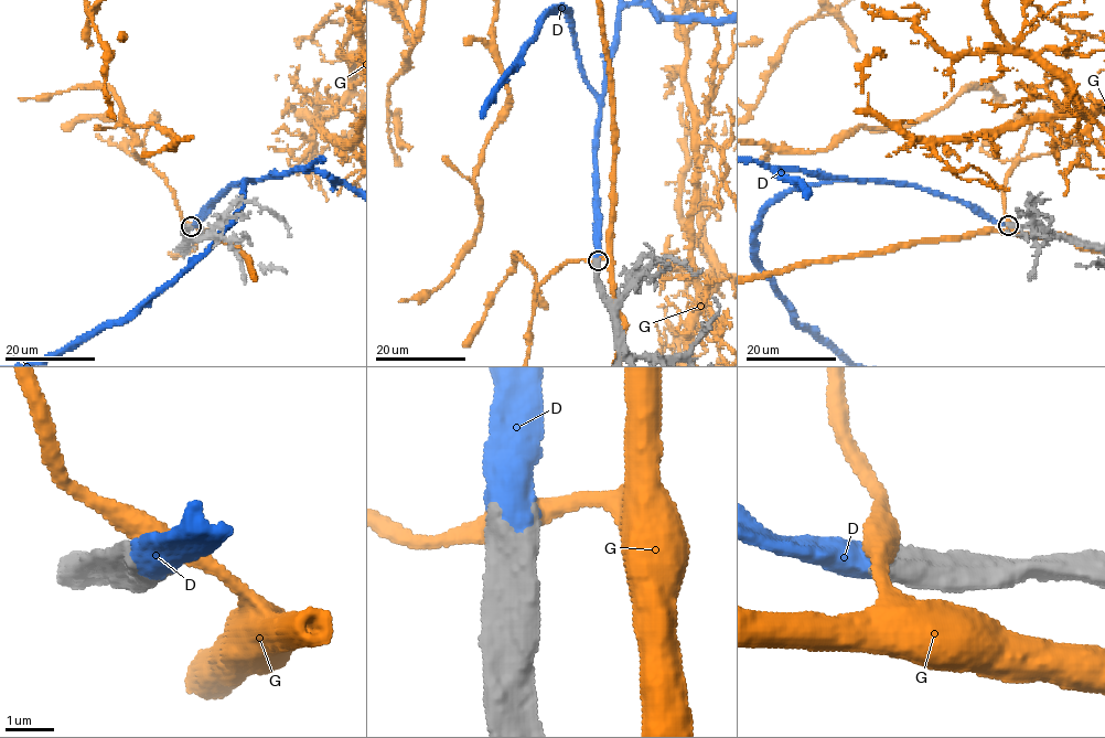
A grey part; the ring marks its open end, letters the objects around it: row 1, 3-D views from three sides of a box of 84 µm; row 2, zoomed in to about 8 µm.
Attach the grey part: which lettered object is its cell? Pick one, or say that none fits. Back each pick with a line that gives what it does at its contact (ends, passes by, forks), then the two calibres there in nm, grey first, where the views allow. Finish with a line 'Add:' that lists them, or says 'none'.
D: it ends there; 700 nm thick on the grey side, 550 nm on the other
Add: D

